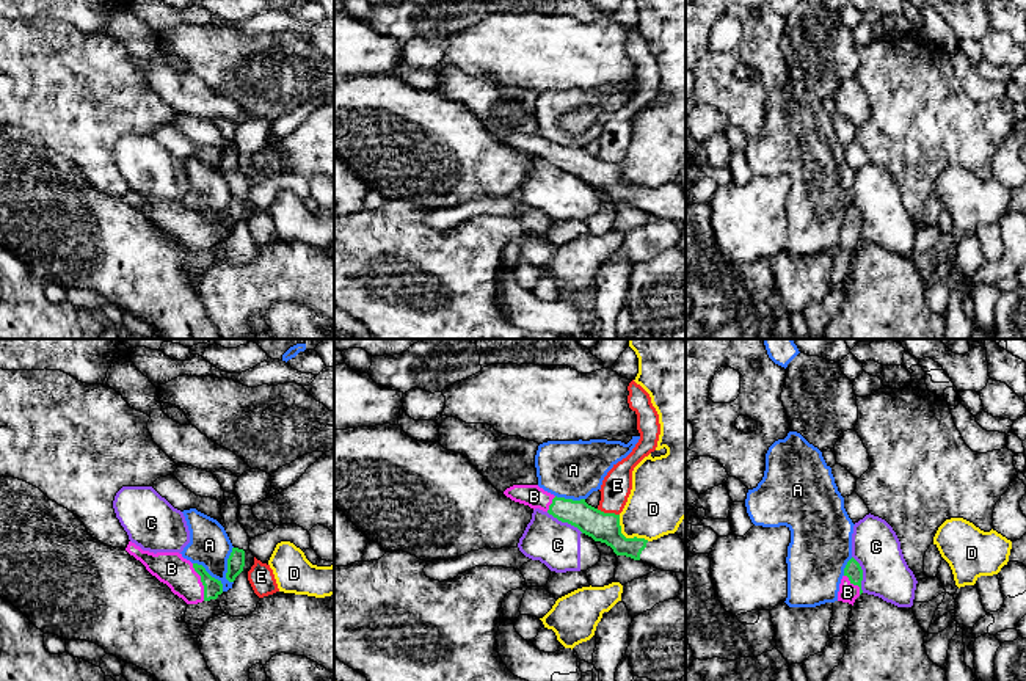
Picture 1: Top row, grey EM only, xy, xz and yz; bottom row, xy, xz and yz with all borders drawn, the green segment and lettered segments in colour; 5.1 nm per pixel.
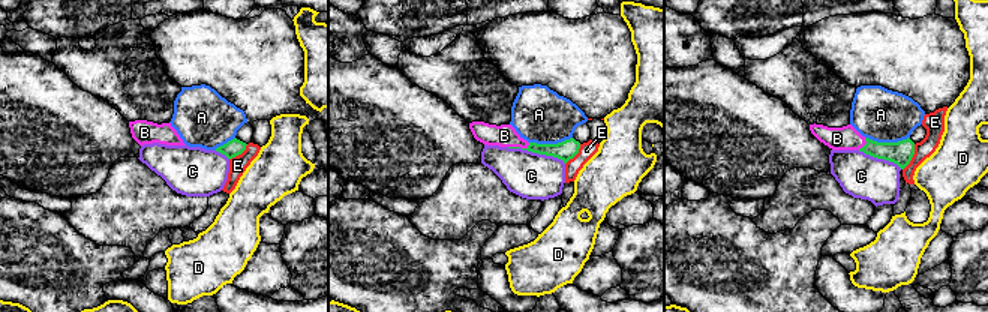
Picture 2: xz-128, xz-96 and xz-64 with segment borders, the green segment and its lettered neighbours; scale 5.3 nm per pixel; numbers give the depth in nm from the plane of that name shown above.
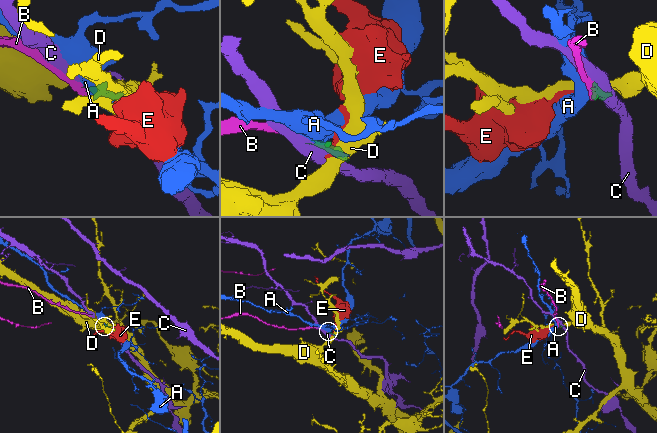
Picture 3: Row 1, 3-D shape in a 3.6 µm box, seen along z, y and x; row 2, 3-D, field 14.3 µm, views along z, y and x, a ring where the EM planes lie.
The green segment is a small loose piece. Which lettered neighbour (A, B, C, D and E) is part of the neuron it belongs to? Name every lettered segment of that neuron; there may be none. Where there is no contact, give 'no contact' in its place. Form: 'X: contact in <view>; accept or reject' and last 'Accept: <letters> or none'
A: contact in xy; reject
B: contact in xy; accept
C: contact in yz; reject
D: contact in xz; reject
E: contact in xz; reject
Accept: B

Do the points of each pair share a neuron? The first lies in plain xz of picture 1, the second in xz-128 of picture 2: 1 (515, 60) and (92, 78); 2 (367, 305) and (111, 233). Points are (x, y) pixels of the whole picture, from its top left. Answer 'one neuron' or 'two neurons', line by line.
1: two neurons
2: two neurons

